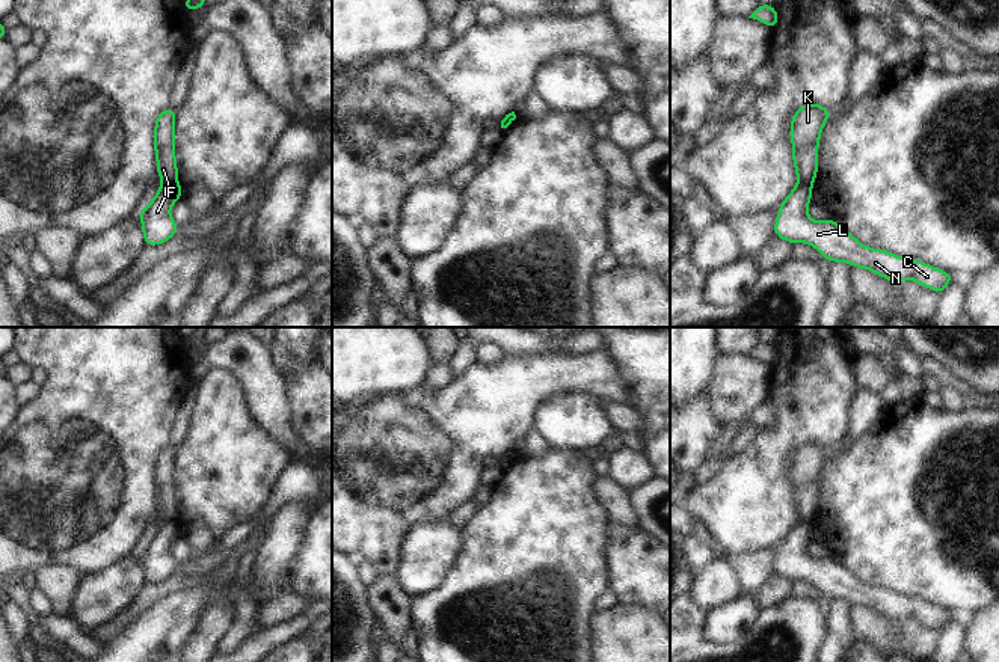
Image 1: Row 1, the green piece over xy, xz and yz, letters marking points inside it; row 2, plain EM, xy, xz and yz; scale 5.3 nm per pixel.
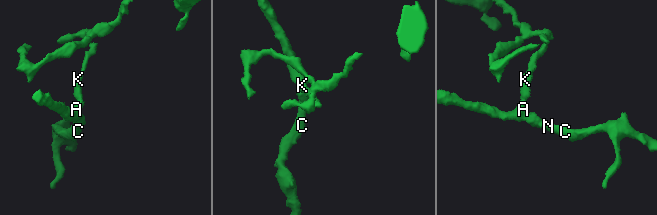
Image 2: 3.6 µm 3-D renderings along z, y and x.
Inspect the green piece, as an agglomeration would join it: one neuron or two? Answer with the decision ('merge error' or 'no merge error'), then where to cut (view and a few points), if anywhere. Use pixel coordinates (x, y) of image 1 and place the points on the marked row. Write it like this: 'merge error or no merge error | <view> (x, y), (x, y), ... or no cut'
merge error | xy (175, 181), (163, 184)

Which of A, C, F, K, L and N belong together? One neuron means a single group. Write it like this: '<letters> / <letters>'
A C L N / F K

